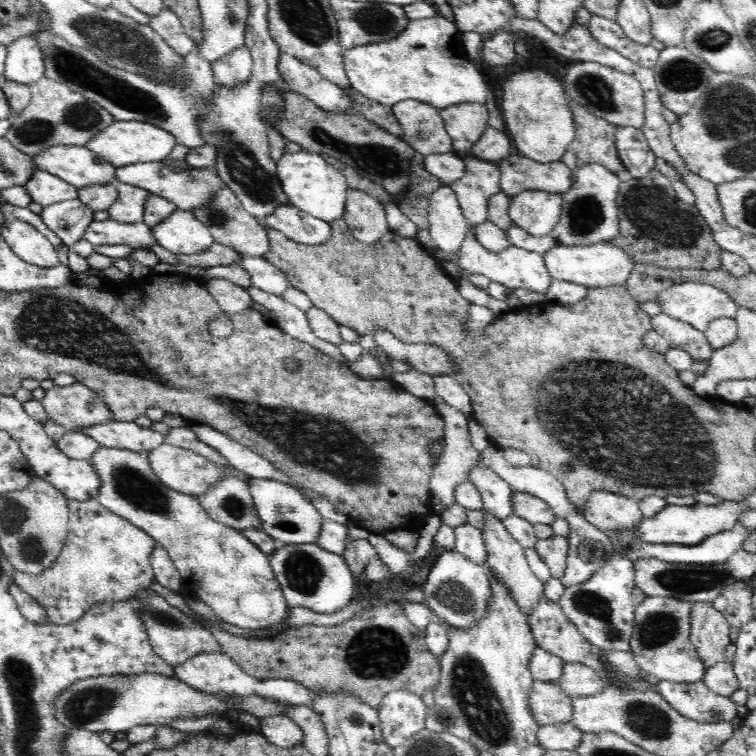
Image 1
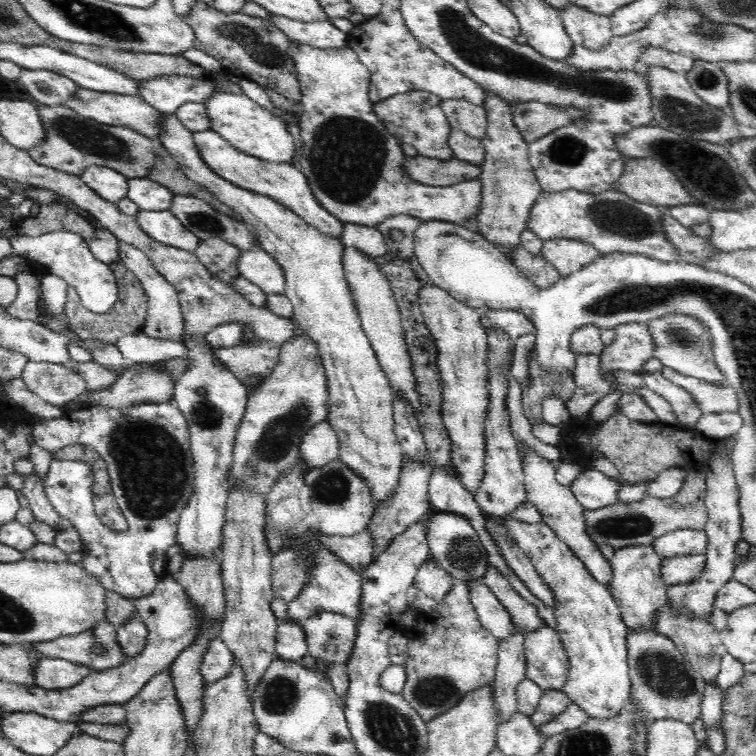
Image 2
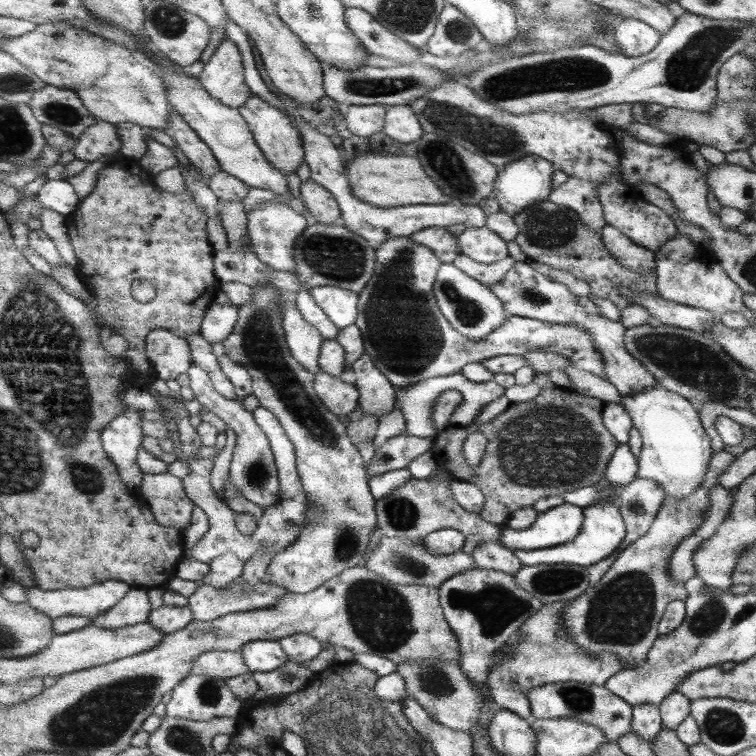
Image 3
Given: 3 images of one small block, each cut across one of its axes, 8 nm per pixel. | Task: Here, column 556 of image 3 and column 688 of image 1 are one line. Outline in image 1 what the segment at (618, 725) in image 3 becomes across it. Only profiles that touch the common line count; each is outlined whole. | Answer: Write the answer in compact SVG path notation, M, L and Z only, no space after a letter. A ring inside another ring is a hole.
M659 681L657 684L659 695L672 707L676 712L679 712L684 718L697 720L702 722L732 722L738 717L736 706L737 704L729 696L716 694L708 688L708 685L703 681L677 683L670 681Z

